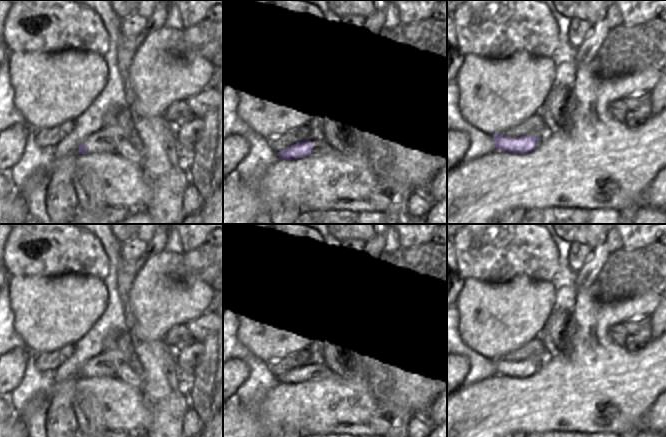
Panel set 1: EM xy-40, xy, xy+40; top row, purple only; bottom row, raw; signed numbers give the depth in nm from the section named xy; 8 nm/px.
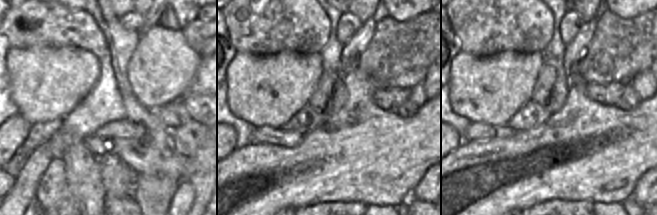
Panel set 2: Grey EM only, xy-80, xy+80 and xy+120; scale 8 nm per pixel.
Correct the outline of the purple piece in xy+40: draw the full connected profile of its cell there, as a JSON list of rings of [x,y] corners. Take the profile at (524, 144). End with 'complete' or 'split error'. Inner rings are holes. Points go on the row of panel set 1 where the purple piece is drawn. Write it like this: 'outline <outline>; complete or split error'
outline [[[494,134],[493,141],[497,150],[512,154],[528,154],[538,146],[539,136],[520,136],[510,138],[502,134]]]; complete

